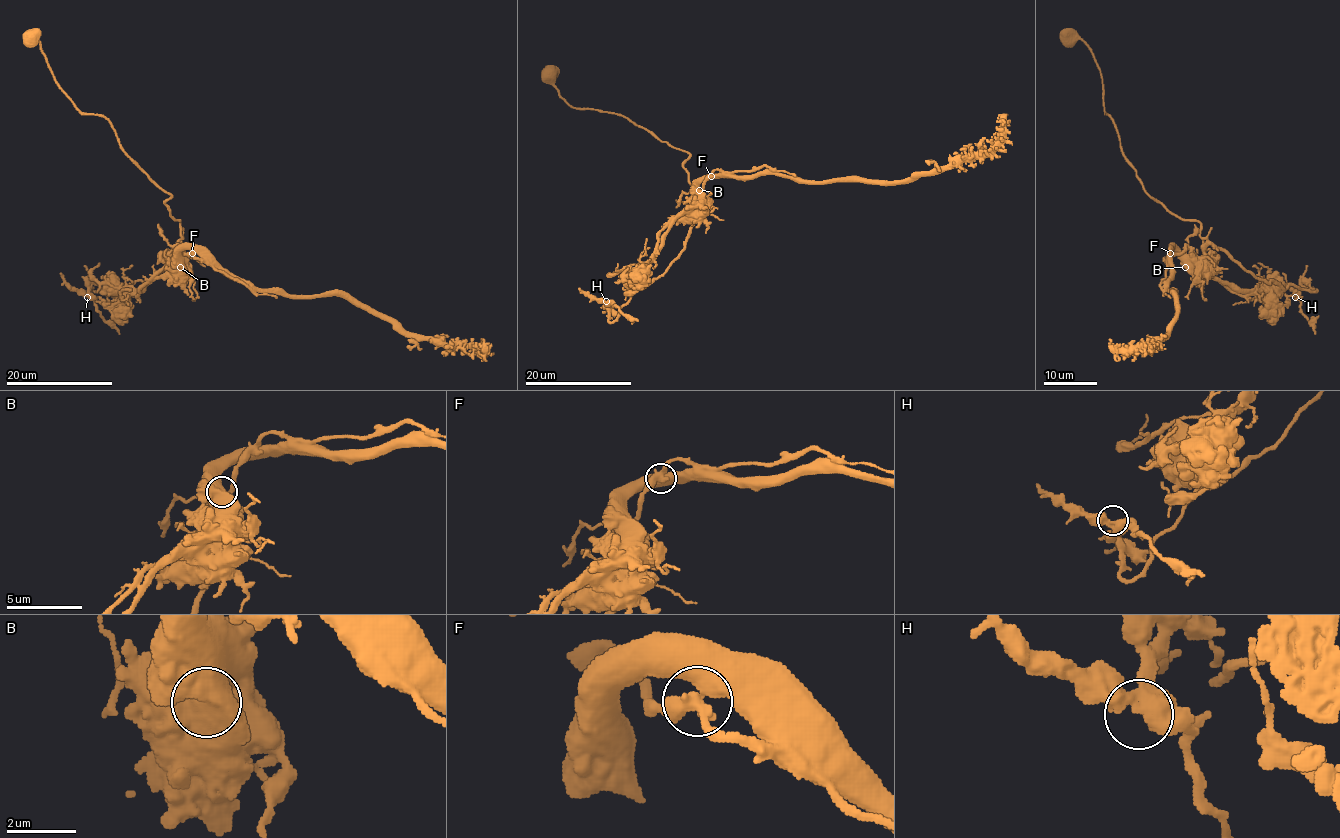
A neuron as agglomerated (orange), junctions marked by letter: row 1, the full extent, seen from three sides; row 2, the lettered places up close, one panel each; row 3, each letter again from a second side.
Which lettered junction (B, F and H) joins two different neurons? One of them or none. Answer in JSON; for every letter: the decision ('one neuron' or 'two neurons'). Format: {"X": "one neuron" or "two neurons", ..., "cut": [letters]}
{"B": "one neuron", "F": "two neurons", "H": "one neuron", "cut": ["F"]}

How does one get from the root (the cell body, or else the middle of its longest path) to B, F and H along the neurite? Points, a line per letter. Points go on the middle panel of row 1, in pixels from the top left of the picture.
B: (551, 74), (572, 108), (622, 114), (687, 152), (683, 168), (698, 209), (699, 190)
F: (551, 74), (572, 108), (622, 114), (687, 152), (683, 168), (698, 209), (699, 184), (711, 176)
H: (551, 74), (572, 108), (622, 114), (690, 154), (683, 168), (700, 214), (686, 246), (618, 316), (606, 301)

